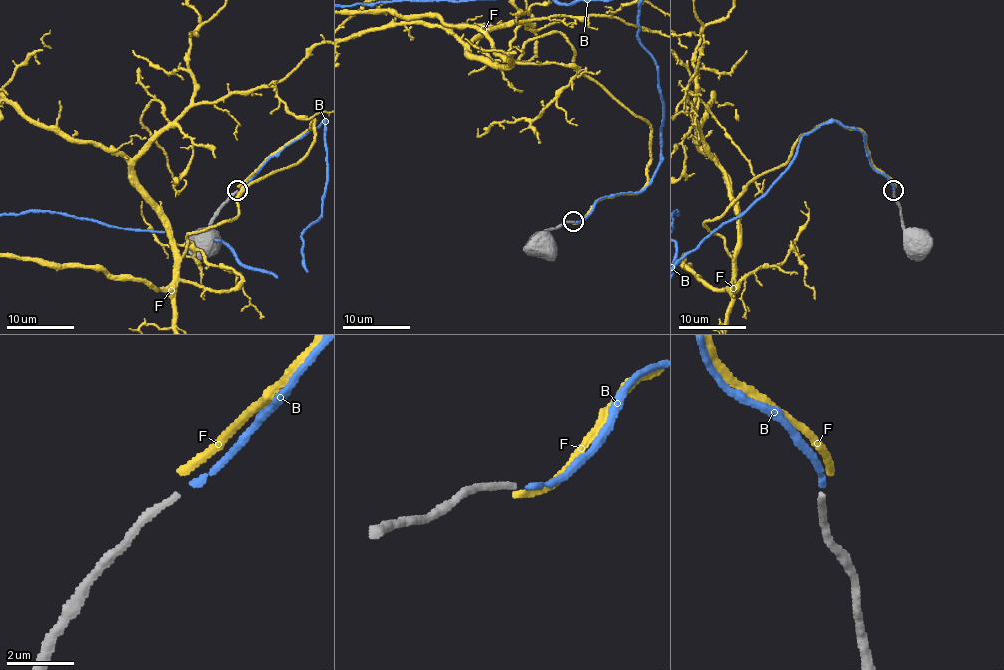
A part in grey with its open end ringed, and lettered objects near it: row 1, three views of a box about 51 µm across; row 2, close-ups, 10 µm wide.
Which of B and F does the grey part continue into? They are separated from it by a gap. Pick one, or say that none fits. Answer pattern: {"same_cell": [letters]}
{"same_cell": ["B"]}

